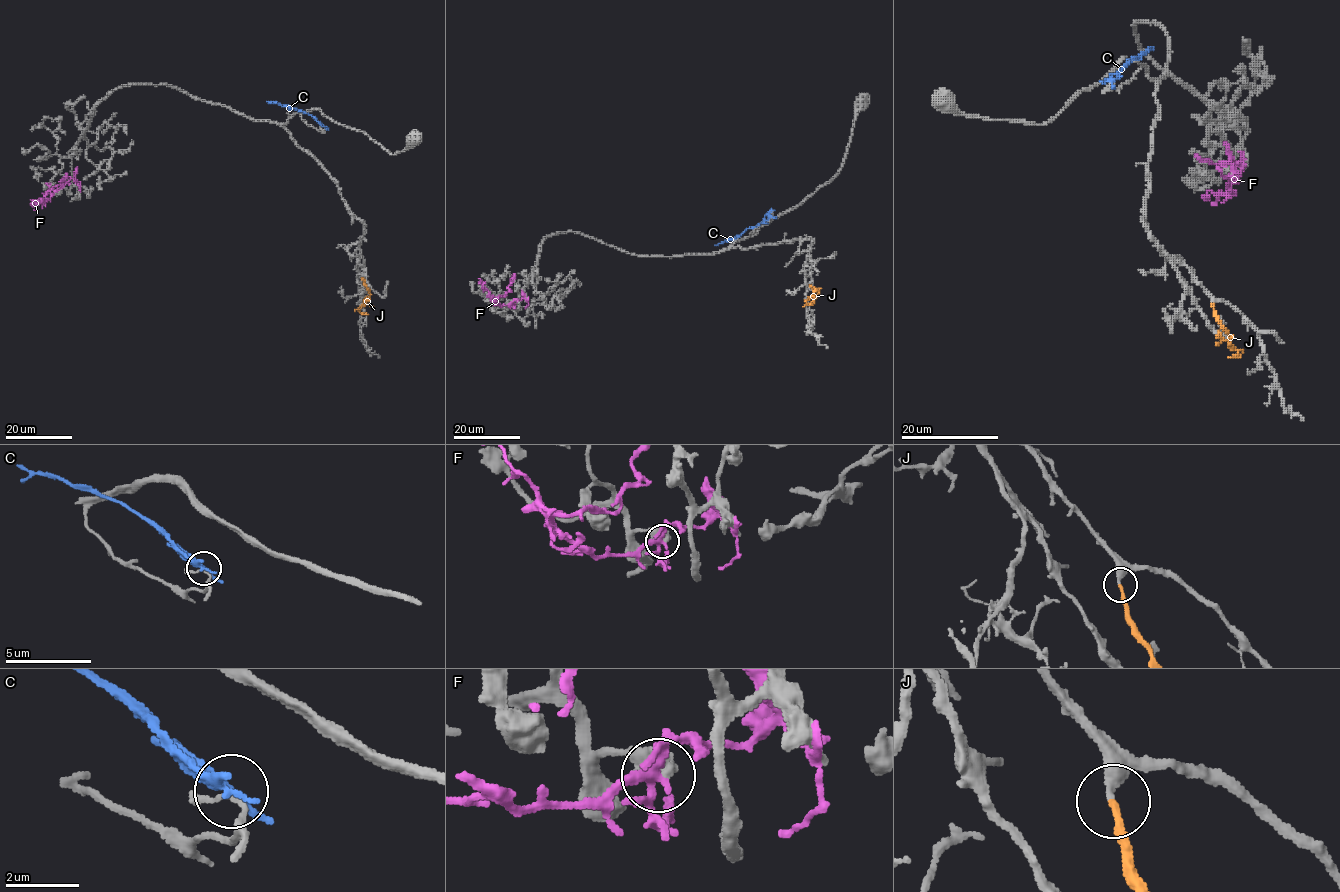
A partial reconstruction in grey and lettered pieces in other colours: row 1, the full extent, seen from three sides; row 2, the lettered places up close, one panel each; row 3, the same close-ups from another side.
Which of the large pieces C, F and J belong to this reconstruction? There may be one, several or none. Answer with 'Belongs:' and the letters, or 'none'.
Belongs: J

